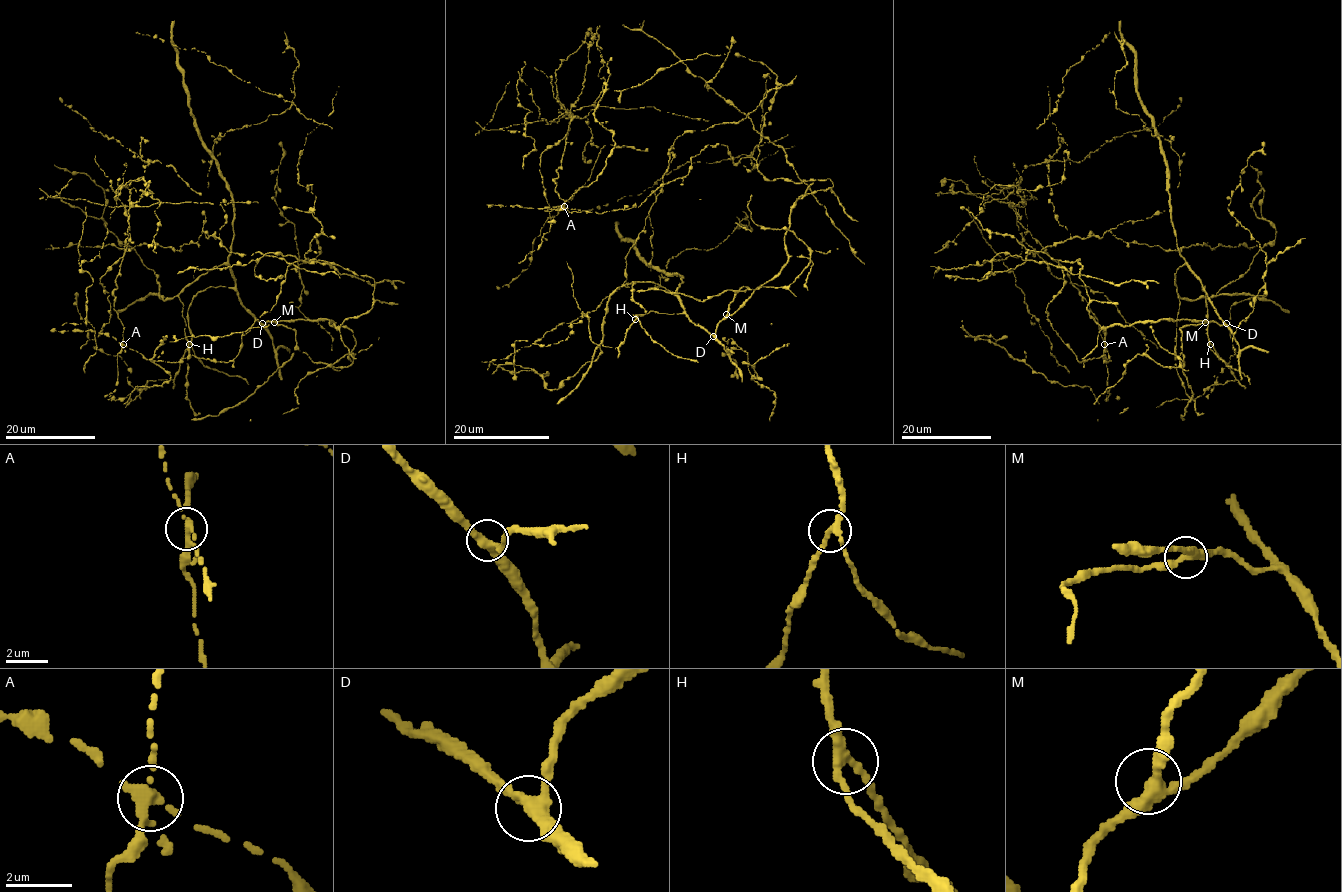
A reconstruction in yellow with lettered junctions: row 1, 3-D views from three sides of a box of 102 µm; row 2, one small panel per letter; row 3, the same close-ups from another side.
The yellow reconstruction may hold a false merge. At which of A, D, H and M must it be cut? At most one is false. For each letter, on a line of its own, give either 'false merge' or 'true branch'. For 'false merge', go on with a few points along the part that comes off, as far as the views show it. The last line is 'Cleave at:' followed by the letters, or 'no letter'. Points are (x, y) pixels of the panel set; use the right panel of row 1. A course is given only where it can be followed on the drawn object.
A: false merge
D: true branch
H: true branch
M: true branch
Cleave at: A

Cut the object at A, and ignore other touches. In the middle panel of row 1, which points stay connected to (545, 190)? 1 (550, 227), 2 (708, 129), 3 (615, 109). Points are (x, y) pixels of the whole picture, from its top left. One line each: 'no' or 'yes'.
1: yes
2: no
3: yes

